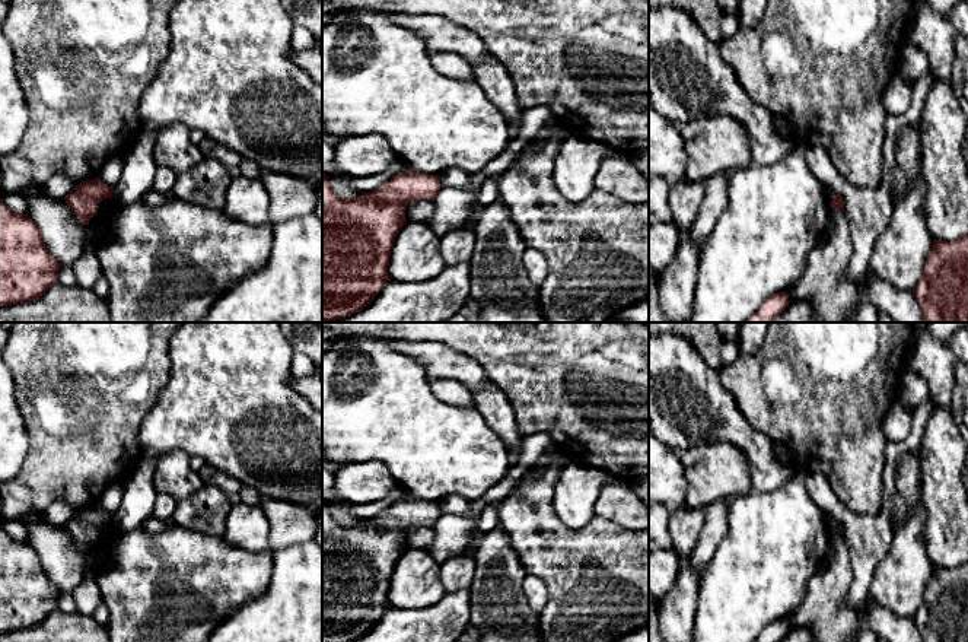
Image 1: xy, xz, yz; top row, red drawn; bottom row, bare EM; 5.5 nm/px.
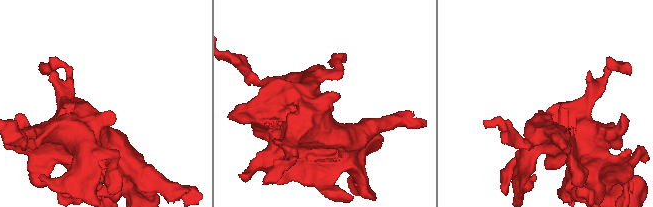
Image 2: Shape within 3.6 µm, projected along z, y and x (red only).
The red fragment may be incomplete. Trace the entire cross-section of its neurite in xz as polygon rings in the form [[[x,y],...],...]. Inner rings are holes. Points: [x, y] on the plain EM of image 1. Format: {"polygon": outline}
{"polygon": [[[401,499],[378,517],[357,525],[338,524],[322,500],[322,642],[351,642],[367,633],[389,606],[391,575],[407,550],[405,534],[414,527],[433,527],[440,502]]]}

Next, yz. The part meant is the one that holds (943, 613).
{"polygon": [[[968,562],[932,571],[914,622],[923,642],[968,642]]]}

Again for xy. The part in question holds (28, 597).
{"polygon": [[[0,525],[0,633],[42,623],[57,610],[61,591],[51,582],[35,549],[9,535]]]}

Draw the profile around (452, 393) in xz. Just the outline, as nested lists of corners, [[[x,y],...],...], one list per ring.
[[[455,379],[429,381],[433,394],[449,407],[471,409],[474,407],[472,392]]]

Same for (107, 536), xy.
[[[114,524],[112,525],[104,525],[96,533],[96,540],[89,547],[89,553],[95,559],[95,565],[98,566],[99,572],[106,566],[111,552],[114,549],[114,544],[118,538],[120,533]]]

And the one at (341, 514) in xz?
[[[331,503],[328,505],[328,509],[332,515],[332,518],[341,524],[341,525],[357,525],[363,521],[363,518],[356,517],[347,505],[337,505]]]

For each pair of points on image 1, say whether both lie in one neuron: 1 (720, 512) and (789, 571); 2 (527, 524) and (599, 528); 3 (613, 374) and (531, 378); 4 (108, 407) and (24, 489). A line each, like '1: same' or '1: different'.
1: different
2: same
3: same
4: same

